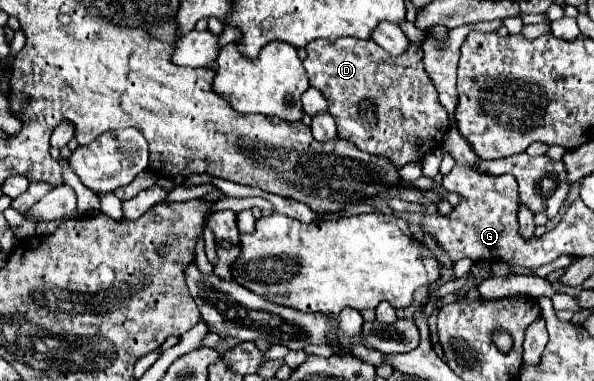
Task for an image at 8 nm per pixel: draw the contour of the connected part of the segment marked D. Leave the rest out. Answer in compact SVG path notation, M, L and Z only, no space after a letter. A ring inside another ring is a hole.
M314 40L306 46L306 52L308 58L304 60L304 68L308 72L310 86L320 90L328 100L328 112L336 122L340 138L352 142L362 152L388 158L398 170L404 164L420 162L430 150L436 150L442 144L448 130L448 114L438 102L438 94L430 78L428 82L412 82L414 72L410 72L406 66L394 64L396 58L378 48L372 40Z

